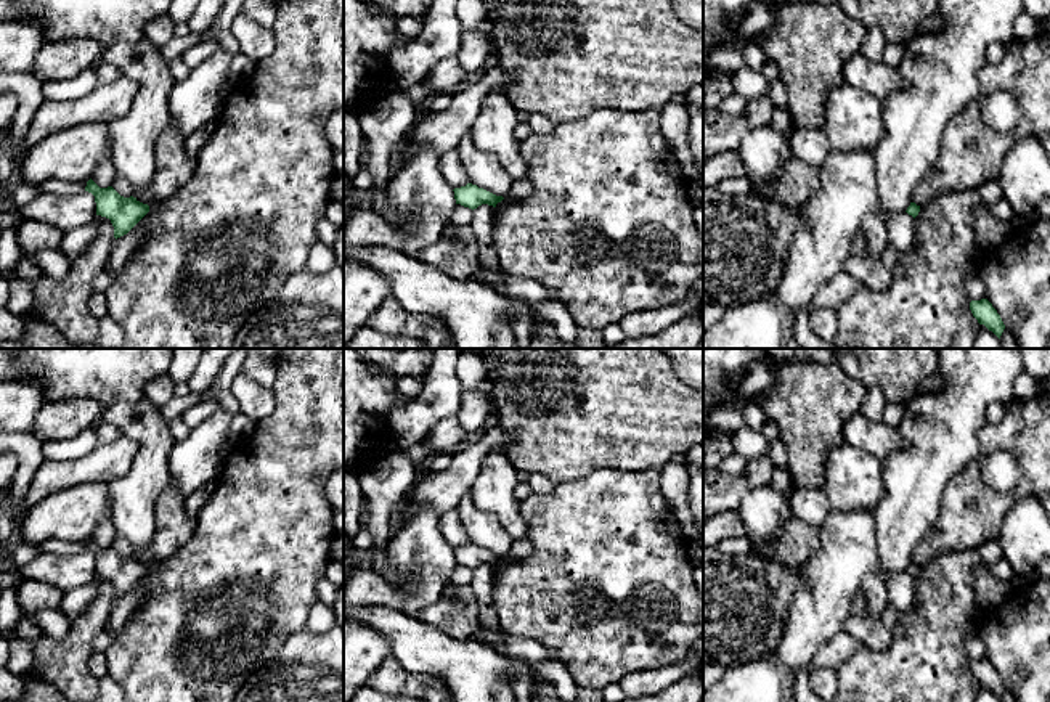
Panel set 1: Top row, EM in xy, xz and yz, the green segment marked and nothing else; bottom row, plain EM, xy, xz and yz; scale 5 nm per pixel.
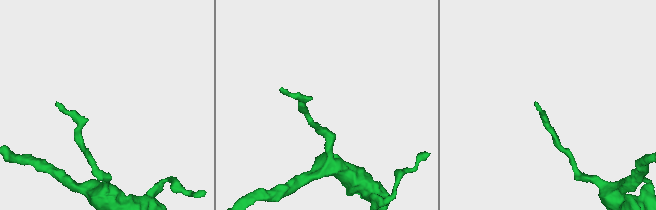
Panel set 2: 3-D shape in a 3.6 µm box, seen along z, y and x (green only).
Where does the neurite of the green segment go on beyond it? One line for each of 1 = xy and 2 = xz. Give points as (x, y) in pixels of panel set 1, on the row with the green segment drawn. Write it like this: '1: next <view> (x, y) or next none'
1: next none
2: next none

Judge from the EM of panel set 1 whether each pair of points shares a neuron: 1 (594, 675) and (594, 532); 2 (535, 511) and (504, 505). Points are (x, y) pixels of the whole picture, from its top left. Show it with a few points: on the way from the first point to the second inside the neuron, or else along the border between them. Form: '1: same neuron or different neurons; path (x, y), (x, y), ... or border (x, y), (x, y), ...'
1: same neuron; path (588, 640), (570, 619), (564, 593), (586, 567)
2: different neurons; border (519, 503), (527, 535)

